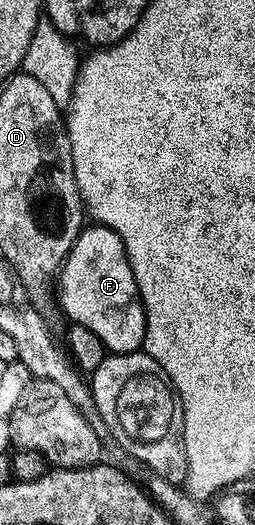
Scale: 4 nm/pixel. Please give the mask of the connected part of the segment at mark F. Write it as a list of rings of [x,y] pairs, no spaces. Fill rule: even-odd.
[[[93,223],[85,226],[80,237],[74,242],[70,254],[64,259],[64,266],[58,277],[58,308],[65,312],[71,323],[86,326],[93,334],[98,334],[109,353],[138,352],[143,349],[146,334],[146,314],[138,294],[138,282],[134,282],[134,270],[130,270],[130,262],[124,253],[122,238],[114,234],[114,230]]]

